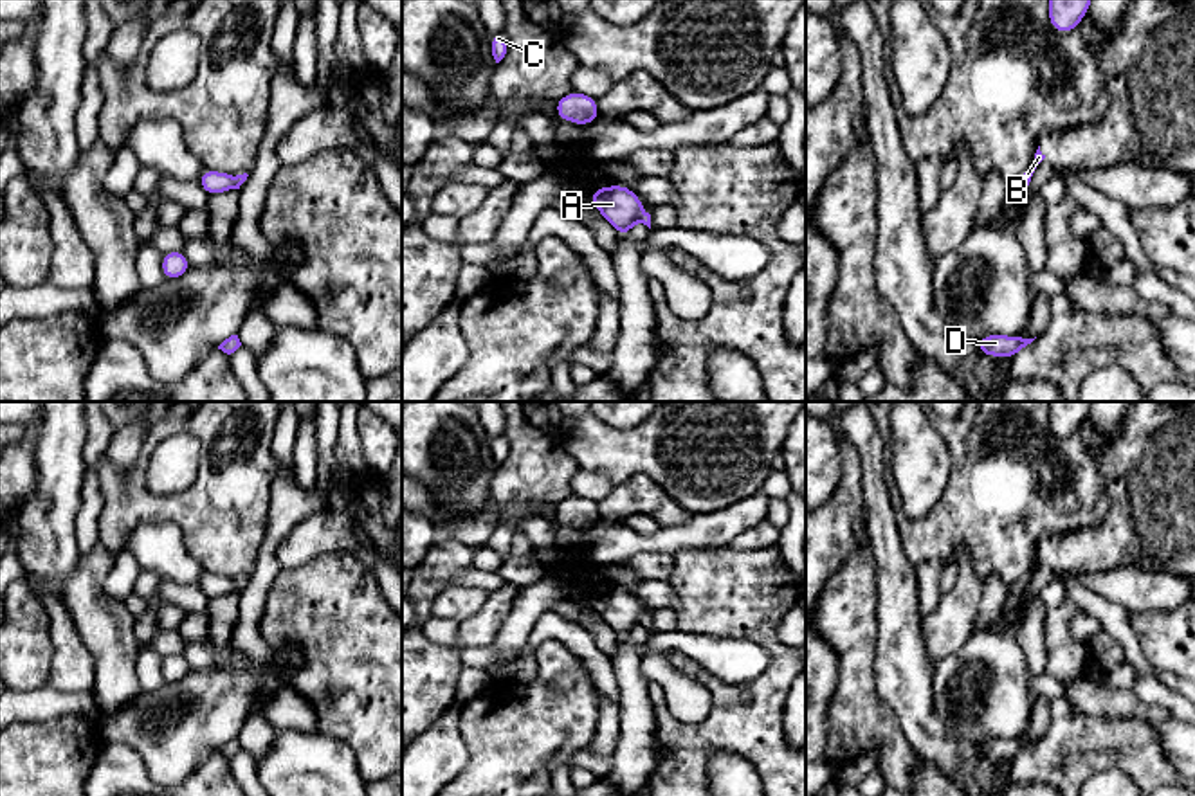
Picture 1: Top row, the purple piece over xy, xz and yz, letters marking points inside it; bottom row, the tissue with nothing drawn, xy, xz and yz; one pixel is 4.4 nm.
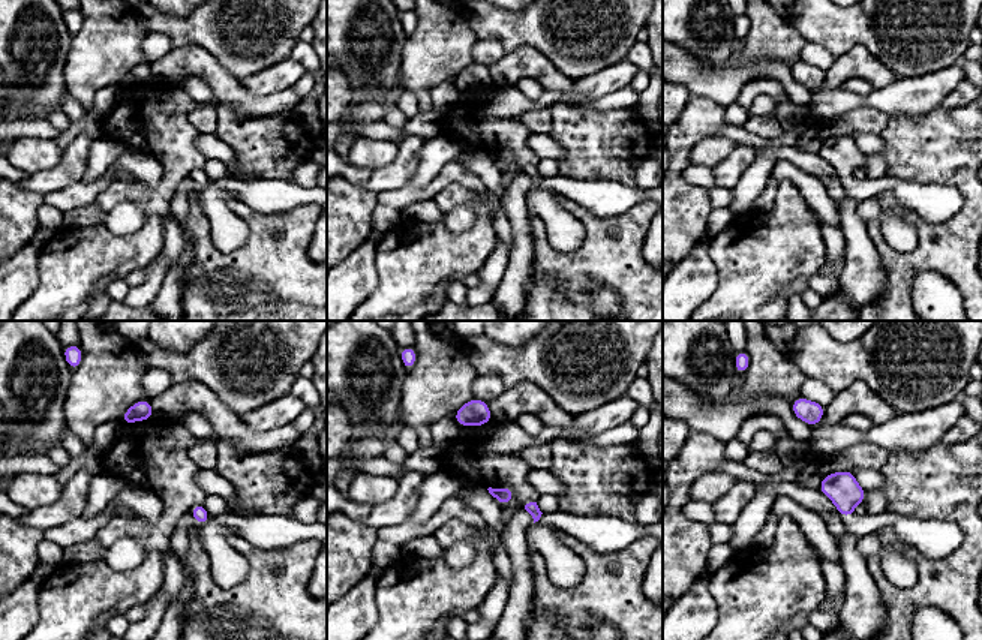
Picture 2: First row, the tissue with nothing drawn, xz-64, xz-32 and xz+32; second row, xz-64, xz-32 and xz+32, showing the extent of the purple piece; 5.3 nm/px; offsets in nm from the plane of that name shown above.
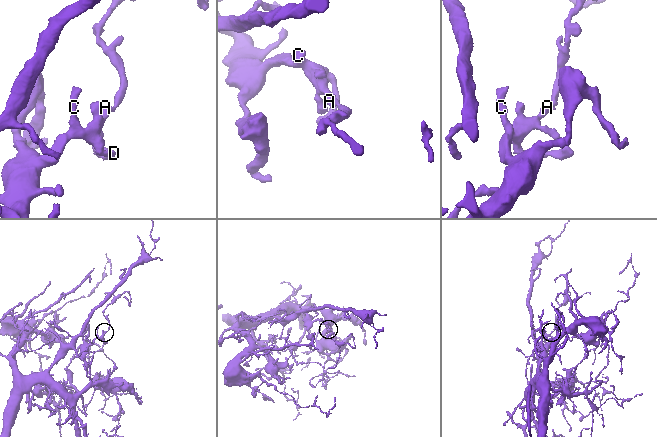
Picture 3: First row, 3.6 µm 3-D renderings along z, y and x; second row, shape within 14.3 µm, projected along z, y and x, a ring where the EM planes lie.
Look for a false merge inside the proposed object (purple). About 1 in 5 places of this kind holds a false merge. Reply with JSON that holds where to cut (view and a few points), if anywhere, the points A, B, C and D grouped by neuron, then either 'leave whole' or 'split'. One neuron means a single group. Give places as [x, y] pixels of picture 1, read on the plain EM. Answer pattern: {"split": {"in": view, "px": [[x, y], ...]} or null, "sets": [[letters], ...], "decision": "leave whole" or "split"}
{"split": null, "sets": [["A", "B", "C", "D"]], "decision": "leave whole"}

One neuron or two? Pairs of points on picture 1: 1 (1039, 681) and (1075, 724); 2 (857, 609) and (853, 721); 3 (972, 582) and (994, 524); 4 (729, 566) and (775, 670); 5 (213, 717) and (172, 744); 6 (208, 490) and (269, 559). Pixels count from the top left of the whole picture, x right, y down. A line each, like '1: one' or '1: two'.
1: two
2: one
3: two
4: one
5: one
6: two

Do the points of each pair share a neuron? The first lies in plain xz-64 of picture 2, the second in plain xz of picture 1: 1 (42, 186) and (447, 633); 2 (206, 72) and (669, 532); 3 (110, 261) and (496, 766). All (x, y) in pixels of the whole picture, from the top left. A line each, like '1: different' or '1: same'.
1: different
2: different
3: same

